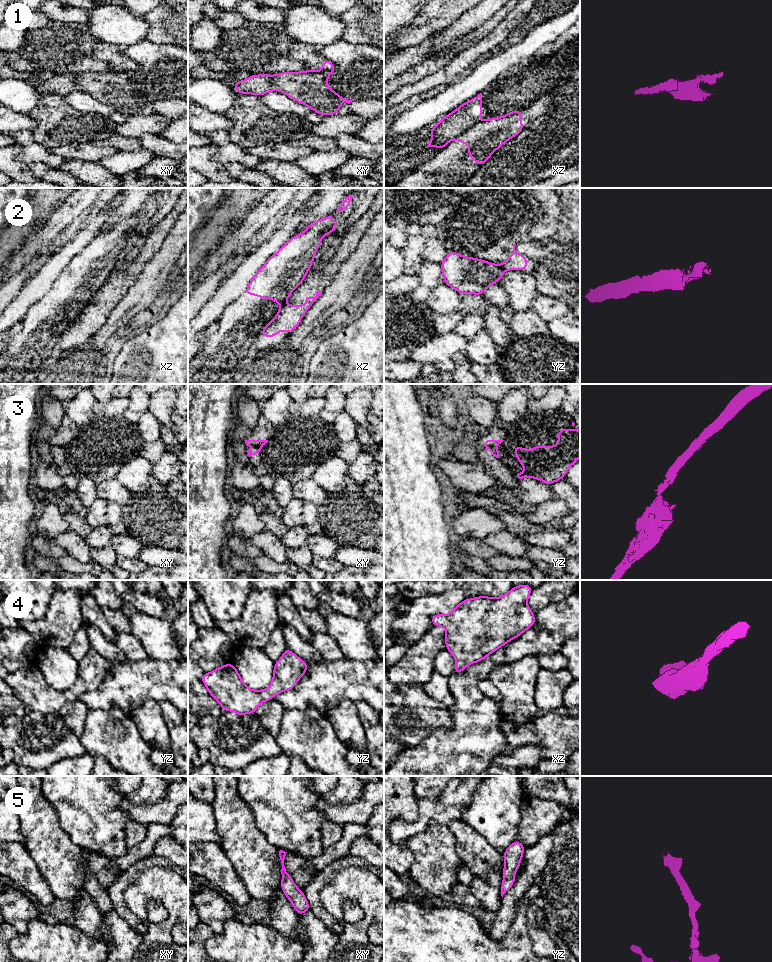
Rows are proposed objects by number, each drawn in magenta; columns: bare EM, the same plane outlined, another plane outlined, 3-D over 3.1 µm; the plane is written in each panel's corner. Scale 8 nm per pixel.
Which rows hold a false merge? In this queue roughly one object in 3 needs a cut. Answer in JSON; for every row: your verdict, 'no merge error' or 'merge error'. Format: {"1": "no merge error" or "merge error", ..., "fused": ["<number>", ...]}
{"1": "merge error", "2": "merge error", "3": "merge error", "4": "no merge error", "5": "no merge error", "fused": ["1", "2", "3"]}

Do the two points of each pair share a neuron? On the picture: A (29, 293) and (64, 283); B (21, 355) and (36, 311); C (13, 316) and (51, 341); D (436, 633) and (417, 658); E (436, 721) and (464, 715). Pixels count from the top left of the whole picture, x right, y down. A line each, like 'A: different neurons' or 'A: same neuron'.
A: different neurons
B: same neuron
C: different neurons
D: same neuron
E: different neurons

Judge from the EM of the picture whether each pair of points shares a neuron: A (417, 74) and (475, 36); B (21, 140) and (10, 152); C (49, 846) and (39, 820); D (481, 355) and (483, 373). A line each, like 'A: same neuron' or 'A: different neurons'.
A: same neuron
B: different neurons
C: same neuron
D: different neurons

